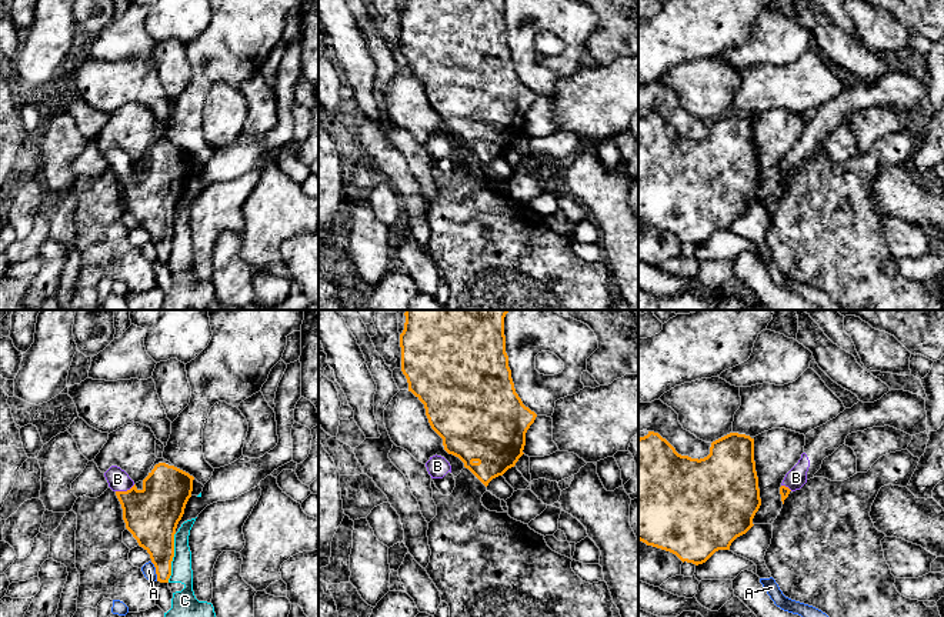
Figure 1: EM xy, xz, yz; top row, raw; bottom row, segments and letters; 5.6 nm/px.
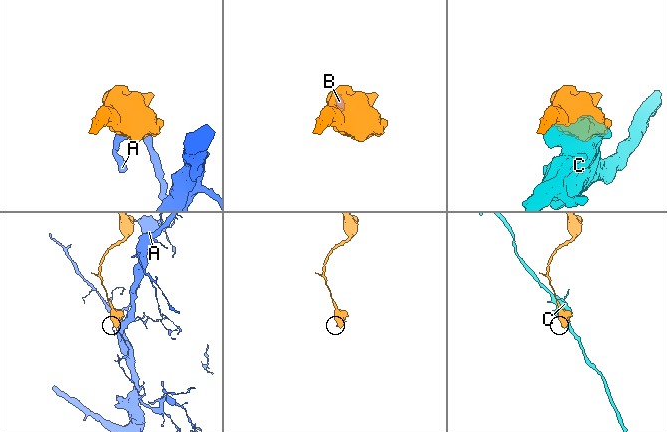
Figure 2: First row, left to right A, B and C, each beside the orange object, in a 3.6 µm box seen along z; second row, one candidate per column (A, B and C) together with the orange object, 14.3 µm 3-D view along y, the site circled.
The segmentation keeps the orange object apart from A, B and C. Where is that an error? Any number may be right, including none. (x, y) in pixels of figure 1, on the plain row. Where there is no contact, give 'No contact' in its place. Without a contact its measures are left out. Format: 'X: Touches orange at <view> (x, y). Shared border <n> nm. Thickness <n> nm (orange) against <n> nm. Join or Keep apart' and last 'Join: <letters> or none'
A: Touches orange at xy (156, 252). Shared border 120 nm. Thickness 240 nm (orange) against 80 nm. Keep apart
B: Touches orange at xy (124, 172). Shared border 120 nm. Thickness 300 nm (orange) against 120 nm. Join
C: Touches orange at xy (173, 236). Shared border 280 nm. Thickness 300 nm (orange) against 120 nm. Keep apart
Join: B

